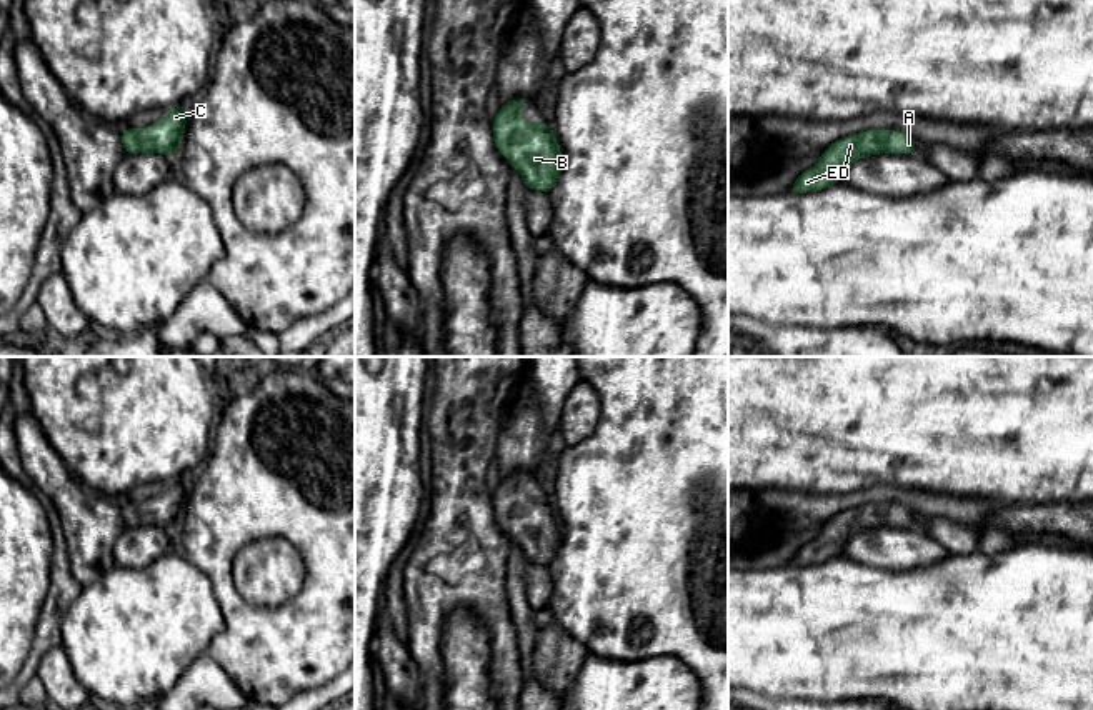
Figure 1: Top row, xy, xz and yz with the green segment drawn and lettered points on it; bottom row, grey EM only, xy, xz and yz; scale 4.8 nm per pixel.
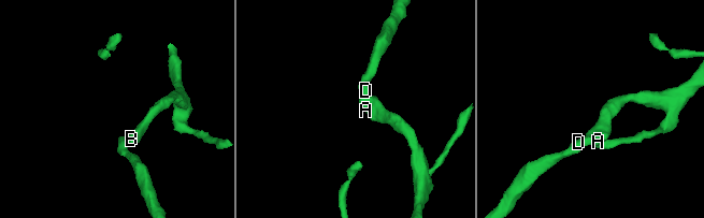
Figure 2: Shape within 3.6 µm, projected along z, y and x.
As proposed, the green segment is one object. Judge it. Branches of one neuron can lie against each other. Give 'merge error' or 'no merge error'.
no merge error

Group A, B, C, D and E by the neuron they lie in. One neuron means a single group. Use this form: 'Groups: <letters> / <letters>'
Groups: A B C D E

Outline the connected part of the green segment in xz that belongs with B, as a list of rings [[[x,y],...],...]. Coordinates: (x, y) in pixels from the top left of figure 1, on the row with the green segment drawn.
[[[527,98],[508,100],[492,127],[495,145],[532,190],[550,193],[561,175],[563,162],[550,123],[518,118]]]

